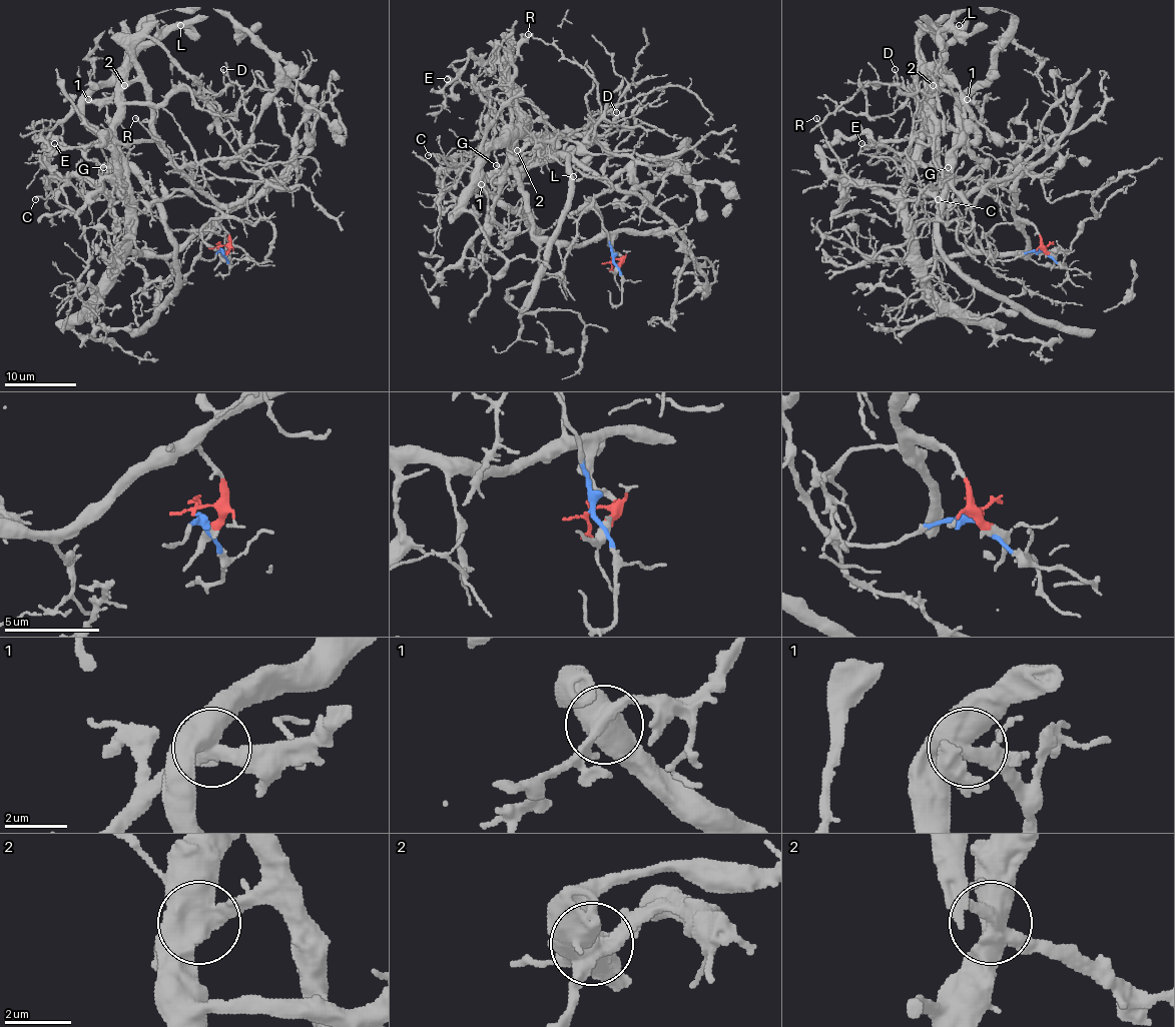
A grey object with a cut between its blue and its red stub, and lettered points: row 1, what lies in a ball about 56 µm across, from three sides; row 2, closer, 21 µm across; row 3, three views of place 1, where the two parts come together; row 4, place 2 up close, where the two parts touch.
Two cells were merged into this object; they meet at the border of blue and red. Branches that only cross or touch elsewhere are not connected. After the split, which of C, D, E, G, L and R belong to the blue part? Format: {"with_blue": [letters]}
{"with_blue": ["C", "D", "E", "R"]}

